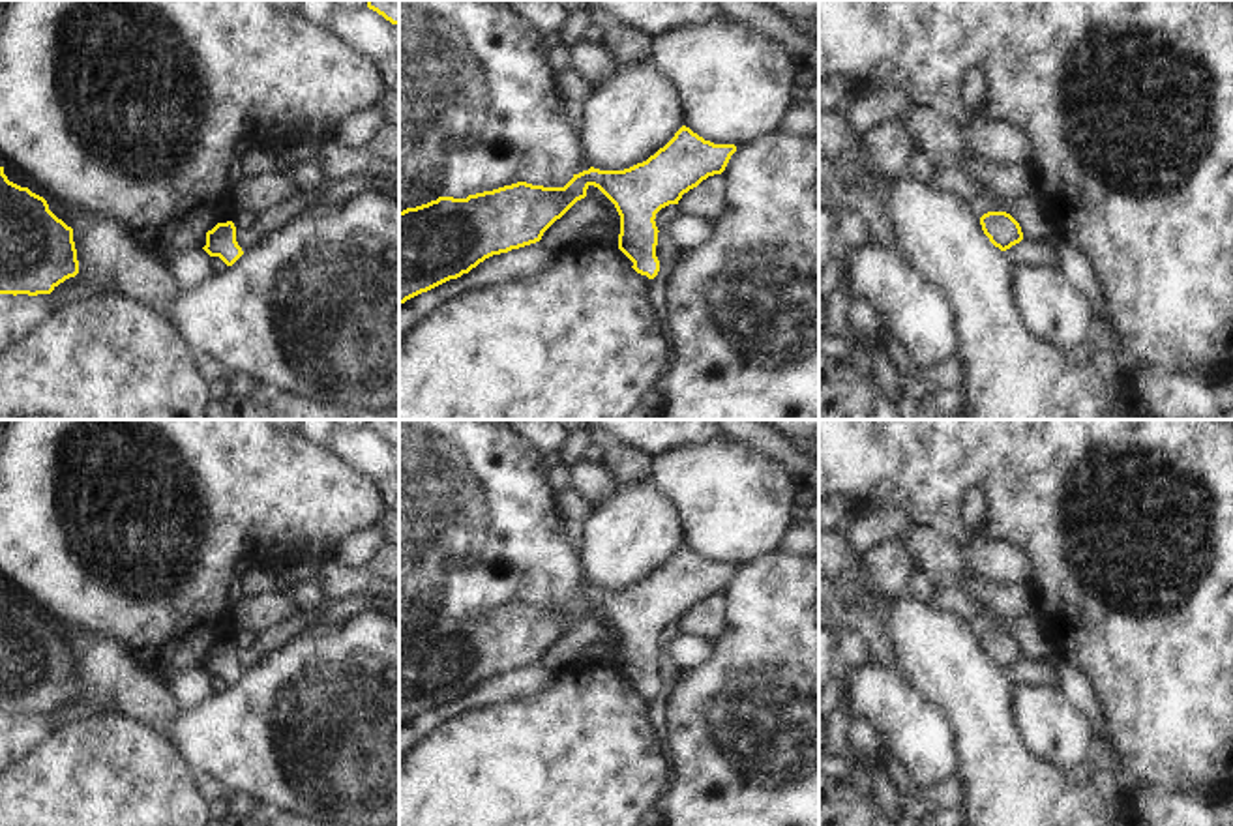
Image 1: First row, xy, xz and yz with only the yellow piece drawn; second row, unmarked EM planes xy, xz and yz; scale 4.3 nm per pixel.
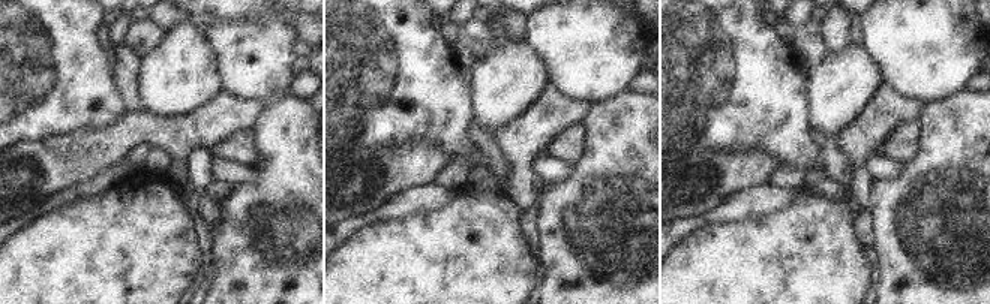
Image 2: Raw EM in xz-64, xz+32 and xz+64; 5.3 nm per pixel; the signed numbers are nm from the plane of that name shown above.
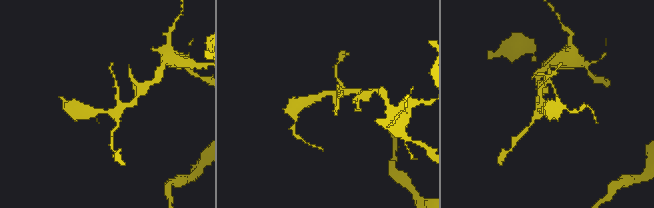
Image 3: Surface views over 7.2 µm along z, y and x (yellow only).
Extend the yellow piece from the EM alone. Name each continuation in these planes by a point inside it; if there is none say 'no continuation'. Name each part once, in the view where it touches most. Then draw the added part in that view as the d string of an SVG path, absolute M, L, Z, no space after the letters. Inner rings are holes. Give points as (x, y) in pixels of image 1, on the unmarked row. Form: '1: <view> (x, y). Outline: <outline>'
no continuation.

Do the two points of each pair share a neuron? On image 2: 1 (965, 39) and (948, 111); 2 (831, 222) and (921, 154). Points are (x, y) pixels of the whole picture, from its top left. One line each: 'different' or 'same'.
1: different
2: different

